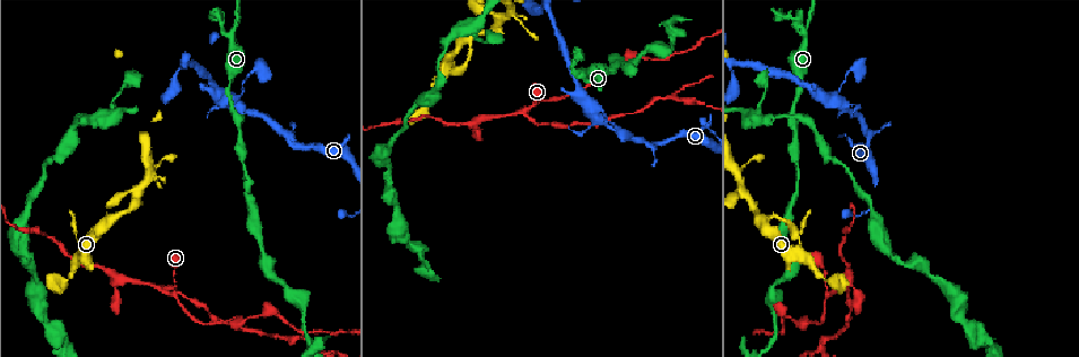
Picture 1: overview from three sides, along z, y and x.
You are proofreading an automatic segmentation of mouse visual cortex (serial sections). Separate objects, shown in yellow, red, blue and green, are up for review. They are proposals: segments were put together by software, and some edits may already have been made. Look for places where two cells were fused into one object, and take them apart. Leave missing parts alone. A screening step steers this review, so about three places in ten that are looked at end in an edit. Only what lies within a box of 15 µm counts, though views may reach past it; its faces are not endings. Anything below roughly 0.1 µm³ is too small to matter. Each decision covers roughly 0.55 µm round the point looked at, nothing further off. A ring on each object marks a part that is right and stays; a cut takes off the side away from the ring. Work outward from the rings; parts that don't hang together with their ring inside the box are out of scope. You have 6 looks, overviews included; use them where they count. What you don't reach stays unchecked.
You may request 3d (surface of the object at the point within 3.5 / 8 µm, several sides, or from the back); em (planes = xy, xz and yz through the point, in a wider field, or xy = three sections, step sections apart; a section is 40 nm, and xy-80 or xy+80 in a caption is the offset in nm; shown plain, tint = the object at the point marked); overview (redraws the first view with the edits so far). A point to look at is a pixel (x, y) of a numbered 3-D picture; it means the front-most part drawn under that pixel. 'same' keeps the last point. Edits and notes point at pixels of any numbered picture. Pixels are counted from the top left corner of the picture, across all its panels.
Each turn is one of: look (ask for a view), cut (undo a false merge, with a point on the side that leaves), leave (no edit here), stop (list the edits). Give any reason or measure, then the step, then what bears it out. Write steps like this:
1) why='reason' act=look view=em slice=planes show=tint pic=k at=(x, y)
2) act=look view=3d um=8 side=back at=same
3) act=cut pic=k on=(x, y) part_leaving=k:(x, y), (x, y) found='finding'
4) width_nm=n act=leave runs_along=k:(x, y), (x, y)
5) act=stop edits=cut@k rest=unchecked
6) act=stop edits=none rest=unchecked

why='a narrow waist' act=look view=3d um=3.5 pic=1 at=(827, 292)

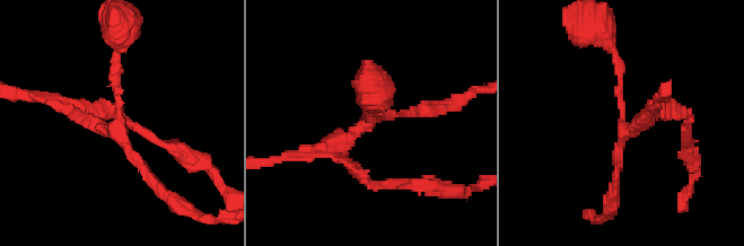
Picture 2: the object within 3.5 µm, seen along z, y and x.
arms=4 arm_widths_nm=100,150,150,200 why='need the tissue' act=look view=em slice=xy step=1 show=tint pic=2 at=(112, 130)

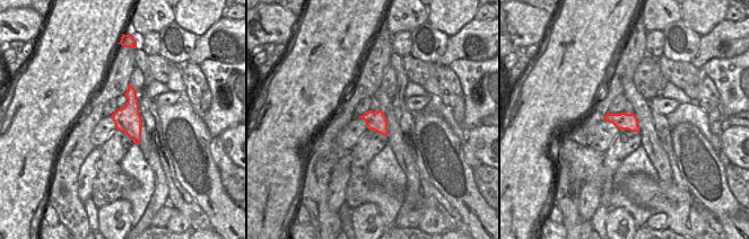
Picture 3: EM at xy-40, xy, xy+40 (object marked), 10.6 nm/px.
act=cut pic=2 on=(375, 184) part_leaving=2:(344, 156), (372, 185), (434, 189) found='a second cell is stuck on'

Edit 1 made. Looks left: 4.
why='calibre changes' act=look view=em slice=xy step=5 show=tint pic=1 at=(100, 268)

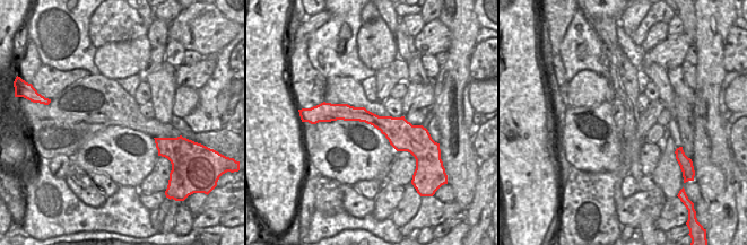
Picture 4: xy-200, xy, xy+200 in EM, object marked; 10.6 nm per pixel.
why='see where the arms go' act=look view=3d um=3.5 at=same

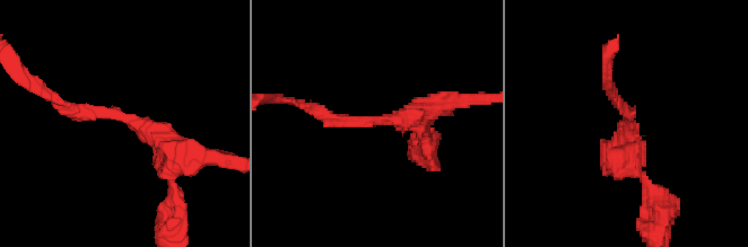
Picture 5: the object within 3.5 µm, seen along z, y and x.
act=leave runs_along=5:(193, 155), (114, 113), (61, 103) found='one cell here'

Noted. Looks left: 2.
why='thick turns thin' act=look view=3d um=3.5 pic=1 at=(651, 60)

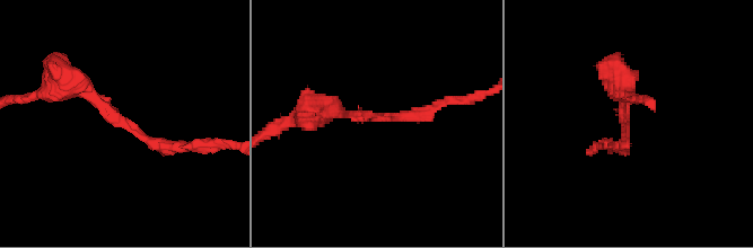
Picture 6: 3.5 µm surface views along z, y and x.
arm_widths_nm=200,200 why='shape alone is not enough' act=look view=em slice=xy step=2 show=tint pic=6 at=(381, 119)

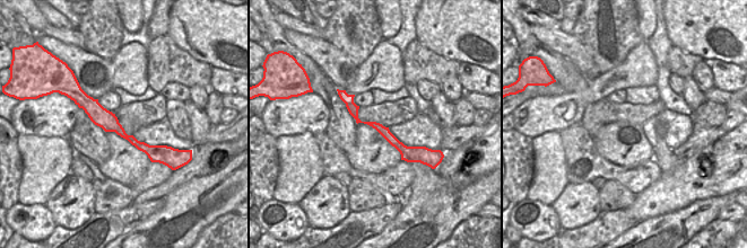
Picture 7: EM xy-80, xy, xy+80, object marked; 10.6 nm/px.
act=leave runs_along=7:(80, 102), (139, 145), (164, 149) found='continuous, no second cell'

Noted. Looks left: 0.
act=stop edits=cut@2 rest=unchecked

